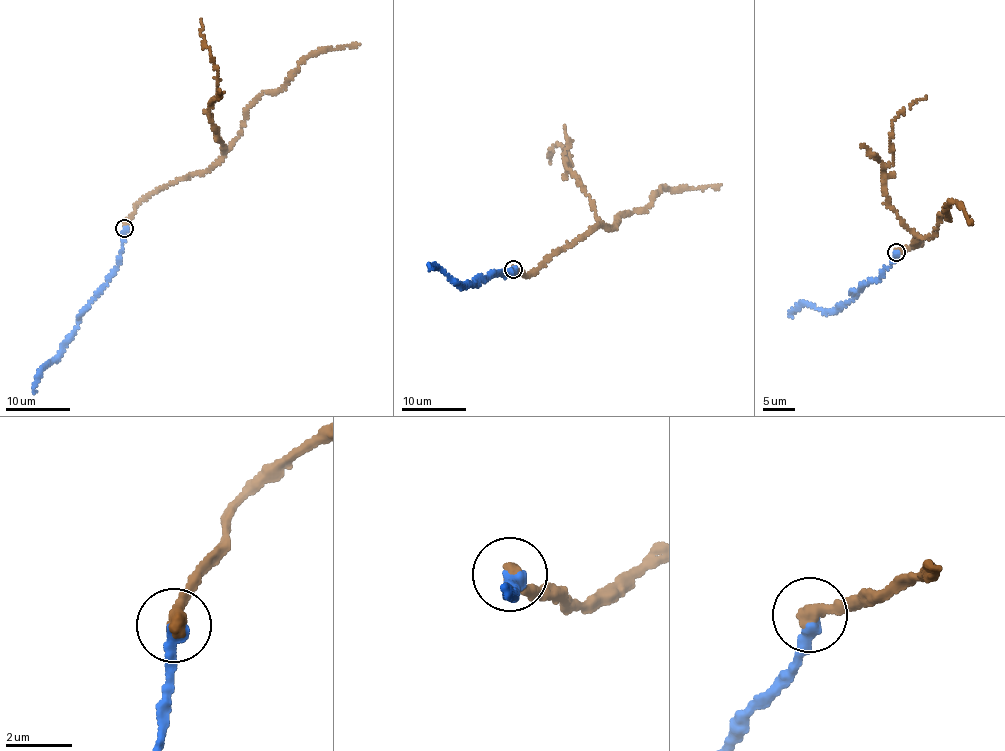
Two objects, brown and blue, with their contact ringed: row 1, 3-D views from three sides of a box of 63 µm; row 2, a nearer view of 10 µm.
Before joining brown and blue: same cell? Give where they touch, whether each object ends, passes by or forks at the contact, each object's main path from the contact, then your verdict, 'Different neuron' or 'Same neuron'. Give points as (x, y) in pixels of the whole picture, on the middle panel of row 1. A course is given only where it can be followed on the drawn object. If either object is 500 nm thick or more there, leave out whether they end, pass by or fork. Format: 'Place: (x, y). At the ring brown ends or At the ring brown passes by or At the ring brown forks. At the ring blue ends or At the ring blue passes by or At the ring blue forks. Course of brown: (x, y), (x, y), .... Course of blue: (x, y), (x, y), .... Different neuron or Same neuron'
Place: (513, 269). At the ring brown ends. At the ring blue ends. Course of brown: (512, 268), (528, 274), (596, 224), (615, 227), (617, 216), (646, 210), (659, 188), (720, 184). Course of blue: (512, 268), (514, 274), (493, 275), (476, 286), (458, 284), (438, 267), (430, 267). Same neuron

